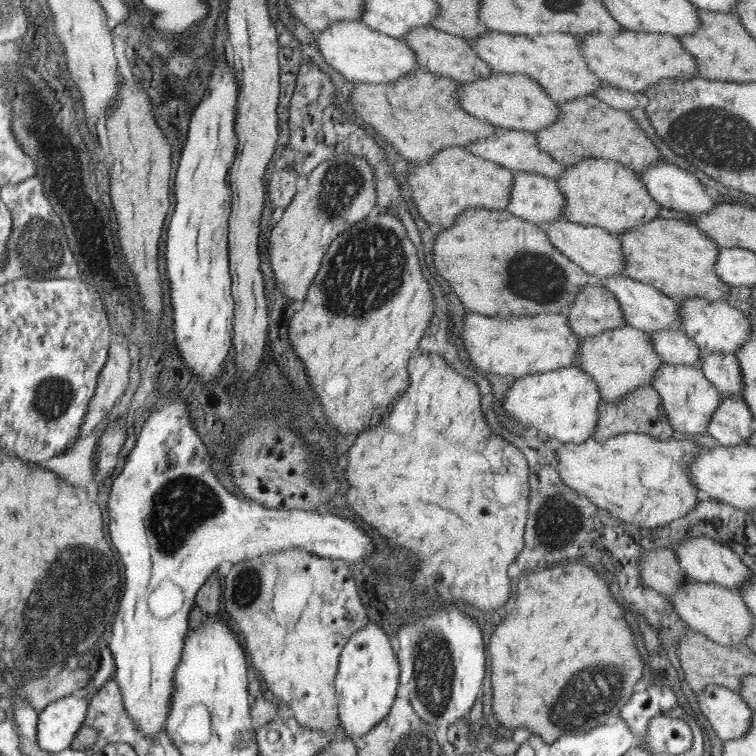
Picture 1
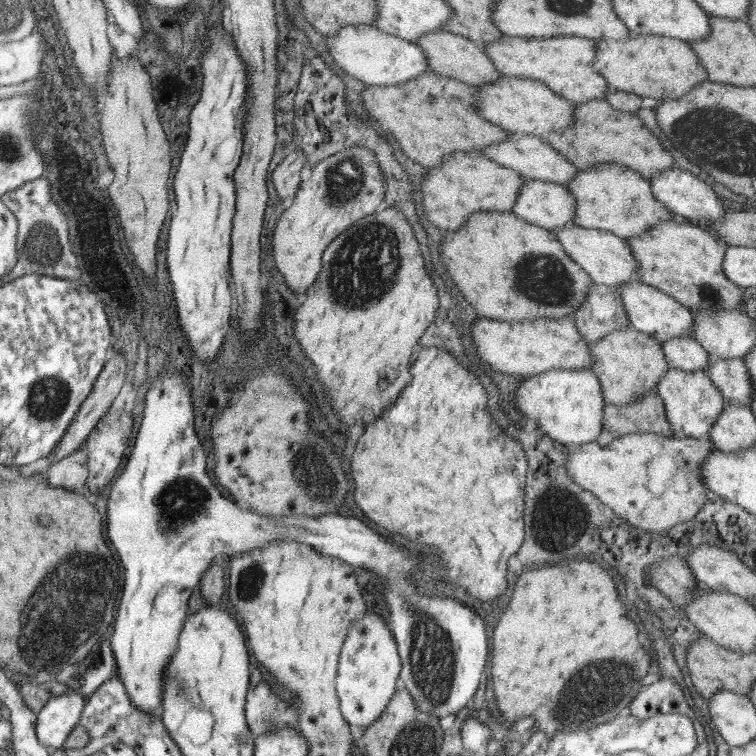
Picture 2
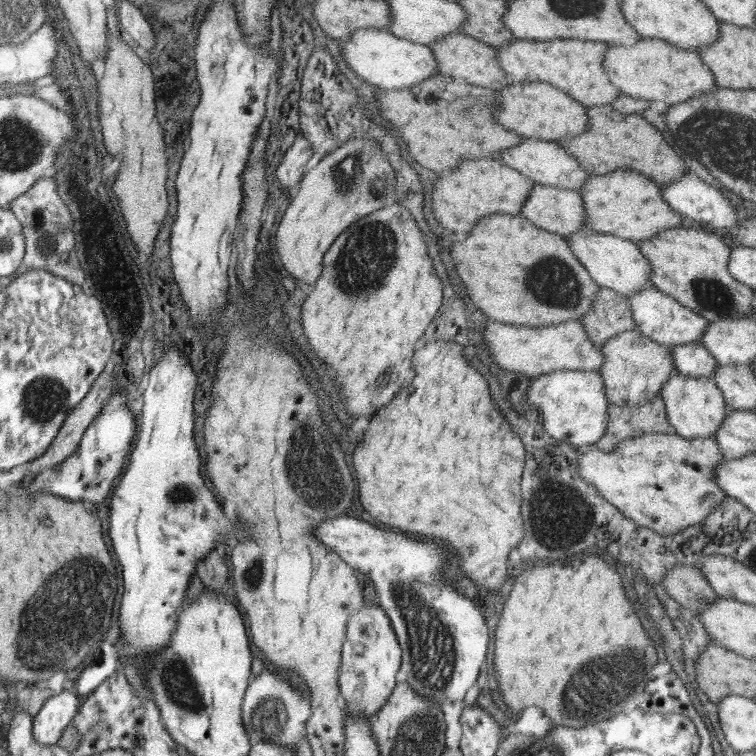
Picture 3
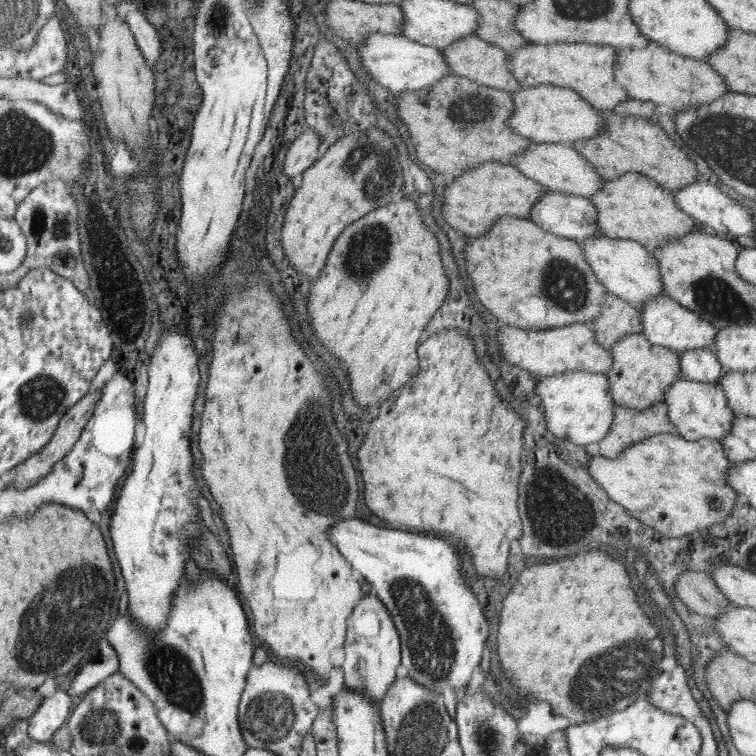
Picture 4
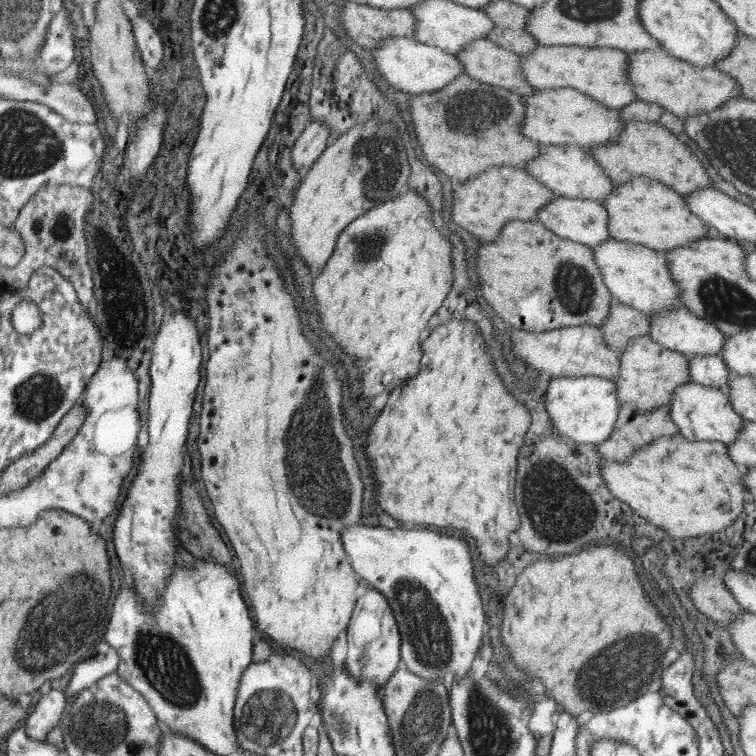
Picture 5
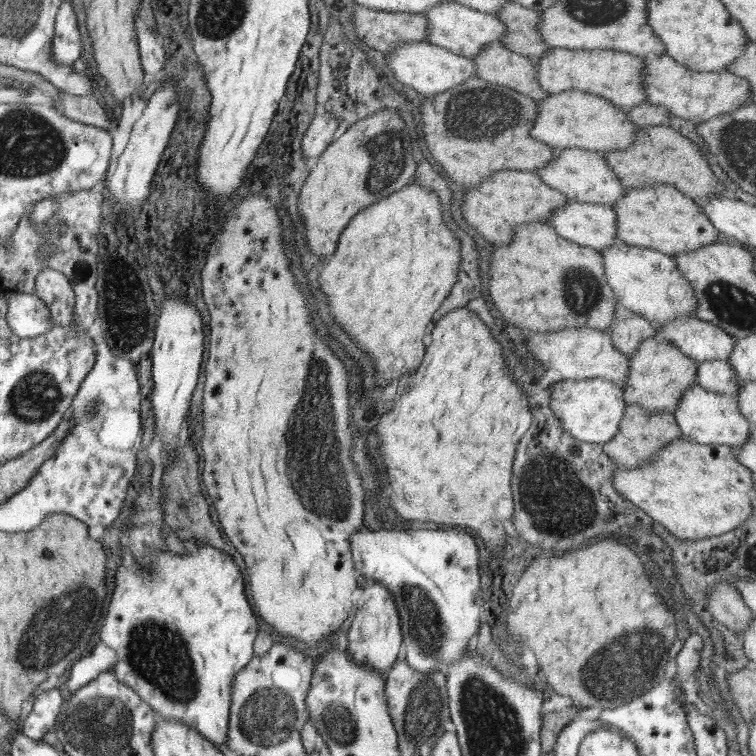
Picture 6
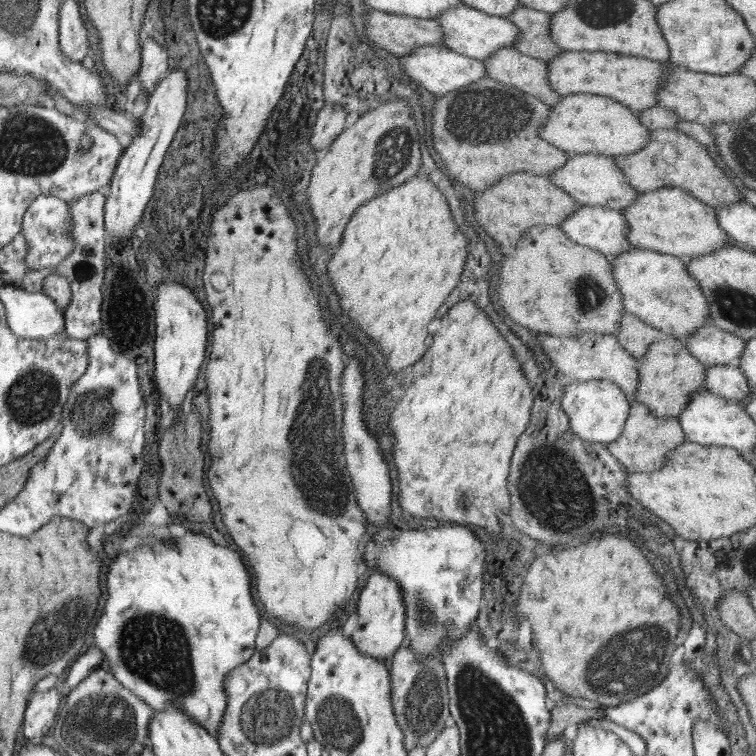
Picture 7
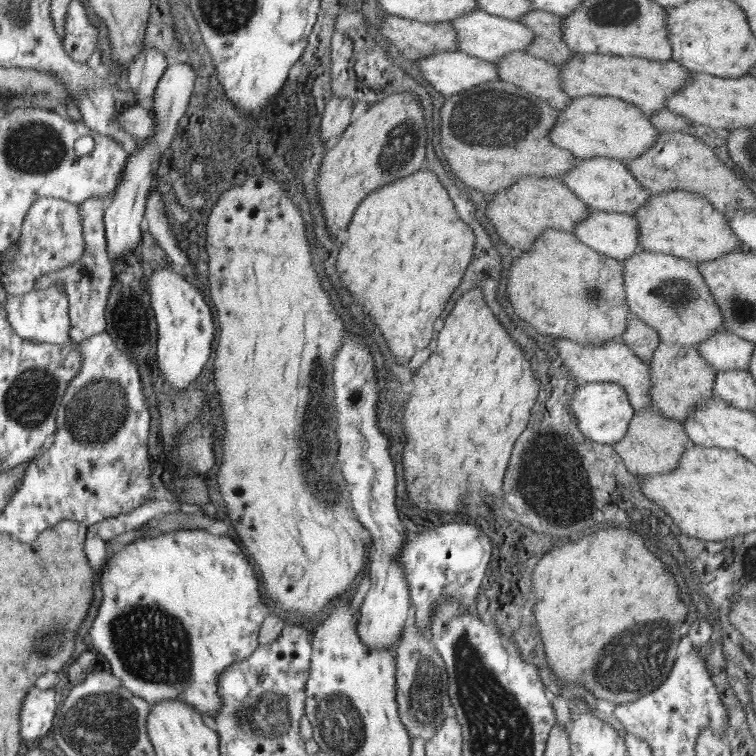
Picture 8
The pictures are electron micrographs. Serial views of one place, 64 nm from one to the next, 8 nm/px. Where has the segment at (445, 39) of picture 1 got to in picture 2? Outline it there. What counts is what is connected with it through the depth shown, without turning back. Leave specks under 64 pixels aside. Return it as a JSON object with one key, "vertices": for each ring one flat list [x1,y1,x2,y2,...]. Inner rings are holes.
{"vertices":[[444,30,425,34,416,40,416,44,422,47,424,55,430,66,430,72,434,72,444,77,457,79,468,85,476,87,482,84,490,84,500,80,503,74,495,67,492,60,486,56,486,51,482,43,474,42,465,36,454,34]]}

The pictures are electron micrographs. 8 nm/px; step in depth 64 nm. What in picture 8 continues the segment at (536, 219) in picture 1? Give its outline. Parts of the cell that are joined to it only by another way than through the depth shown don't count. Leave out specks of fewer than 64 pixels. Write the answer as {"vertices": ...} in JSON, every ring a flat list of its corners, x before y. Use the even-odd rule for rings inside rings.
{"vertices":[[592,209,573,232,586,246,621,262,634,257,639,246,639,222,632,214]]}

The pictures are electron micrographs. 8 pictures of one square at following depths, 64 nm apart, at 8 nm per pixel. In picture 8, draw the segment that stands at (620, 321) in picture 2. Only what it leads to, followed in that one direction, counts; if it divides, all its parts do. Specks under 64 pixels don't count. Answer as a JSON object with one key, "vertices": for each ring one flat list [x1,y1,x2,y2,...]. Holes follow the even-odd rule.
{"vertices":[[633,314,620,340,626,343,636,356,645,361,653,358,655,349,661,342,658,332]]}

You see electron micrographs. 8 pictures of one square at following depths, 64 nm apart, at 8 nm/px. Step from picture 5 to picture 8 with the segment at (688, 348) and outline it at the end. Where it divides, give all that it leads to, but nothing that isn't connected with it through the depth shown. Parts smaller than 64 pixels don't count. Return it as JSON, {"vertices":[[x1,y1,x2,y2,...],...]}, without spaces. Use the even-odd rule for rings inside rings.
{"vertices":[[728,331,716,333,696,348,713,367,720,370,748,370,755,344]]}

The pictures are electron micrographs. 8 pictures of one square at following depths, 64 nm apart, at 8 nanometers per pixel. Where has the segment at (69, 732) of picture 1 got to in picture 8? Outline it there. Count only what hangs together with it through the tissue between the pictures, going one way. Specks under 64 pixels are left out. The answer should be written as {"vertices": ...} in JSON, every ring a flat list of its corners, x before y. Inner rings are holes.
{"vertices":[[44,674,40,678,40,686,31,689,23,702,22,732,27,745,36,744,42,736,48,736,48,730,53,728,56,716,56,692,54,680,56,674]]}

